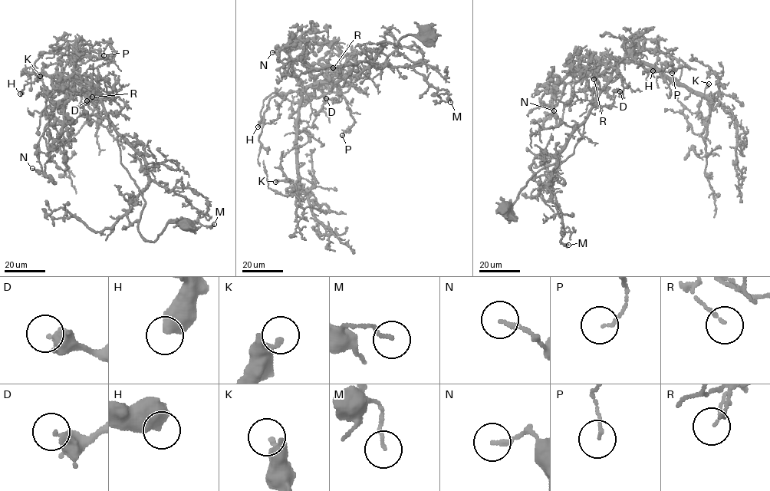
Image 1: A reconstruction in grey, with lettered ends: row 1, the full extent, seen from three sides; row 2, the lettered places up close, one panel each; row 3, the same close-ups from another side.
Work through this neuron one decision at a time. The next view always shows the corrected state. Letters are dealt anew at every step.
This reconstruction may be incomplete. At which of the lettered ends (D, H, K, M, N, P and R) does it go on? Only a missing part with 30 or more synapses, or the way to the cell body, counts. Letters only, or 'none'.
none

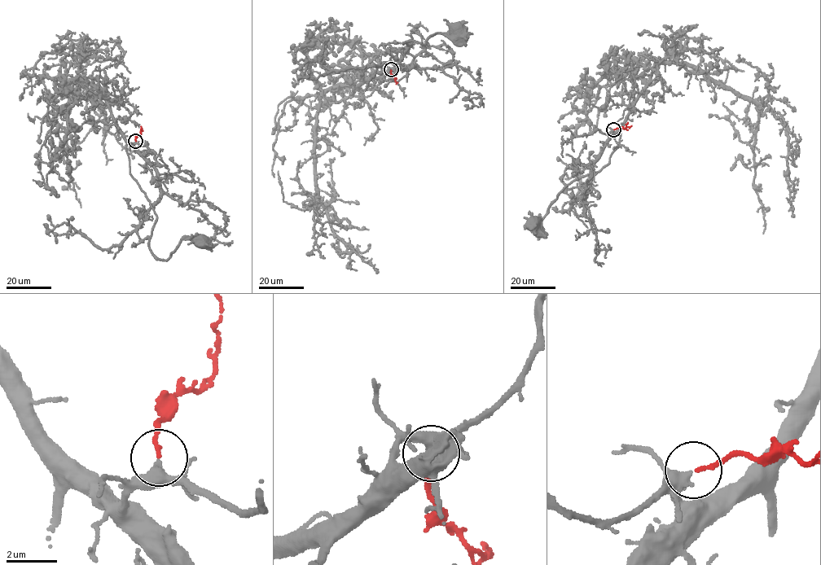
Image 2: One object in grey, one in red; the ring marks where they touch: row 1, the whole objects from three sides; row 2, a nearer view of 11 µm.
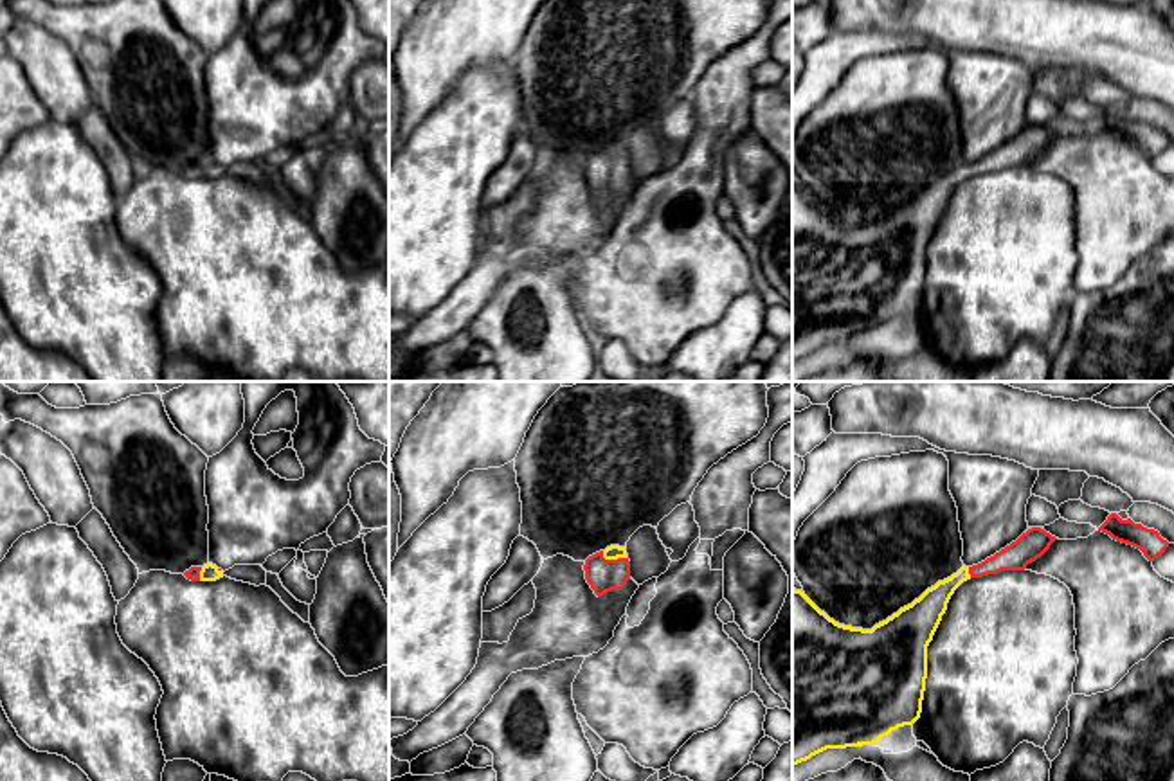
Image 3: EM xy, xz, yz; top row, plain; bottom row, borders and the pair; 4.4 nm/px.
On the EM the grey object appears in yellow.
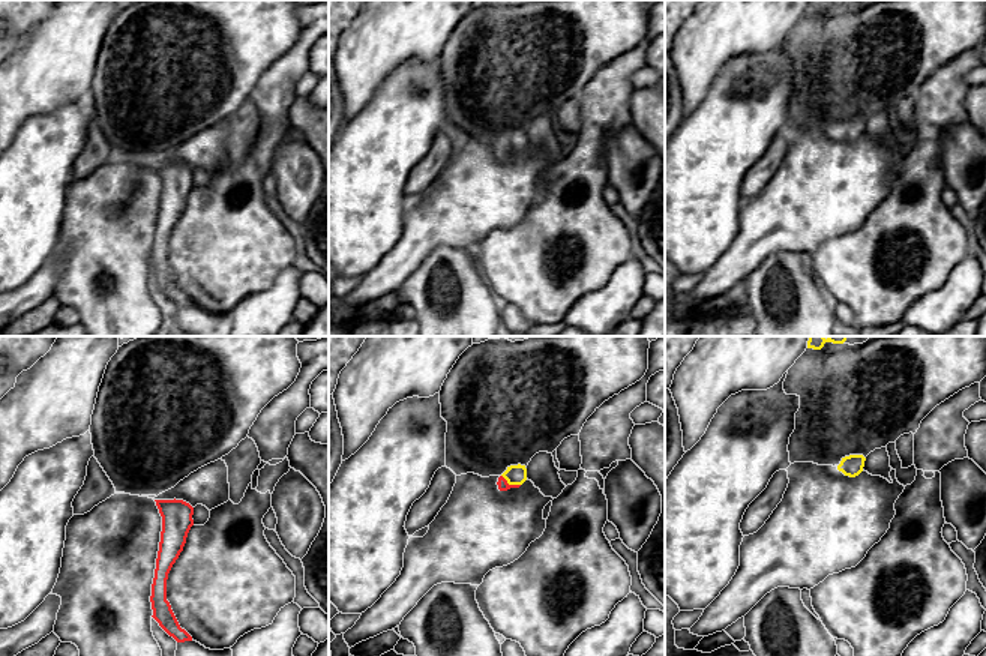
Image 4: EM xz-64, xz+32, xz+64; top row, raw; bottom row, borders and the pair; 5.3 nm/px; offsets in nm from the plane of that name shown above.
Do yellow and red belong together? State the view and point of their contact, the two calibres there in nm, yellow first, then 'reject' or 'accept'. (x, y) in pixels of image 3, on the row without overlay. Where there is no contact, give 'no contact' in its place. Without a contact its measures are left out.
xz (613, 155) | 60/150 nm | accept

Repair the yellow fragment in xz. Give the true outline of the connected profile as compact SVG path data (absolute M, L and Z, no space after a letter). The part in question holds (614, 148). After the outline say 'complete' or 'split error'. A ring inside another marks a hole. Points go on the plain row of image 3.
M610 142L585 157L585 176L598 194L610 187L621 187L630 176L627 146Z | split error

